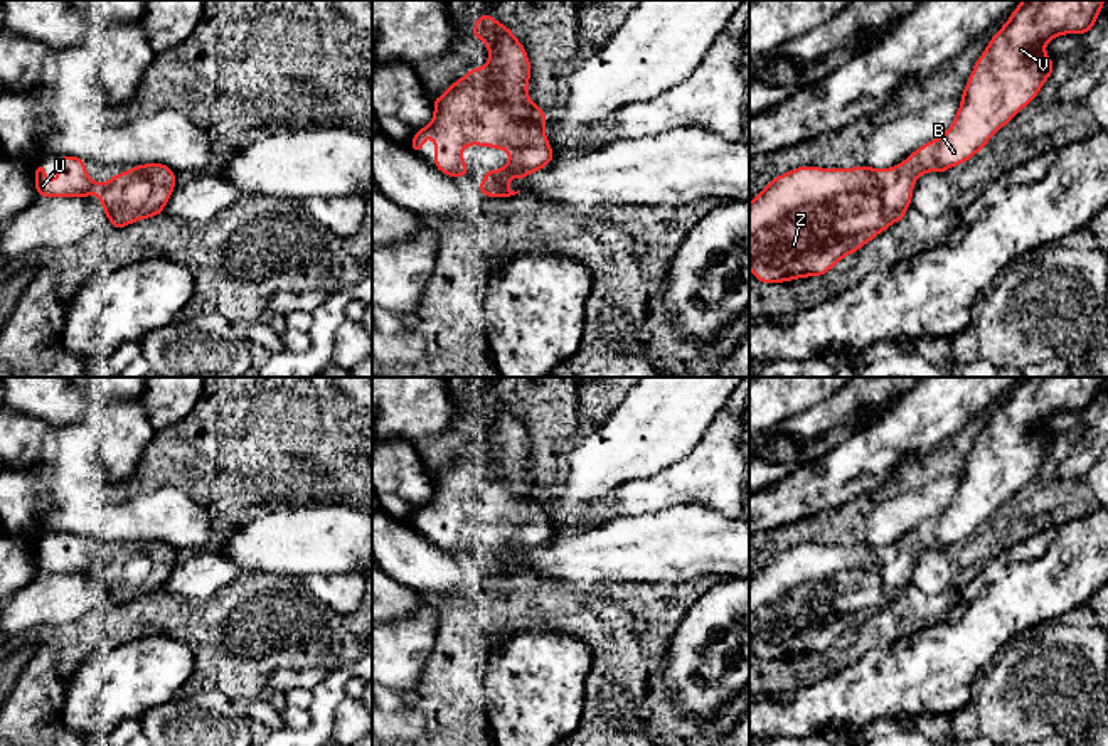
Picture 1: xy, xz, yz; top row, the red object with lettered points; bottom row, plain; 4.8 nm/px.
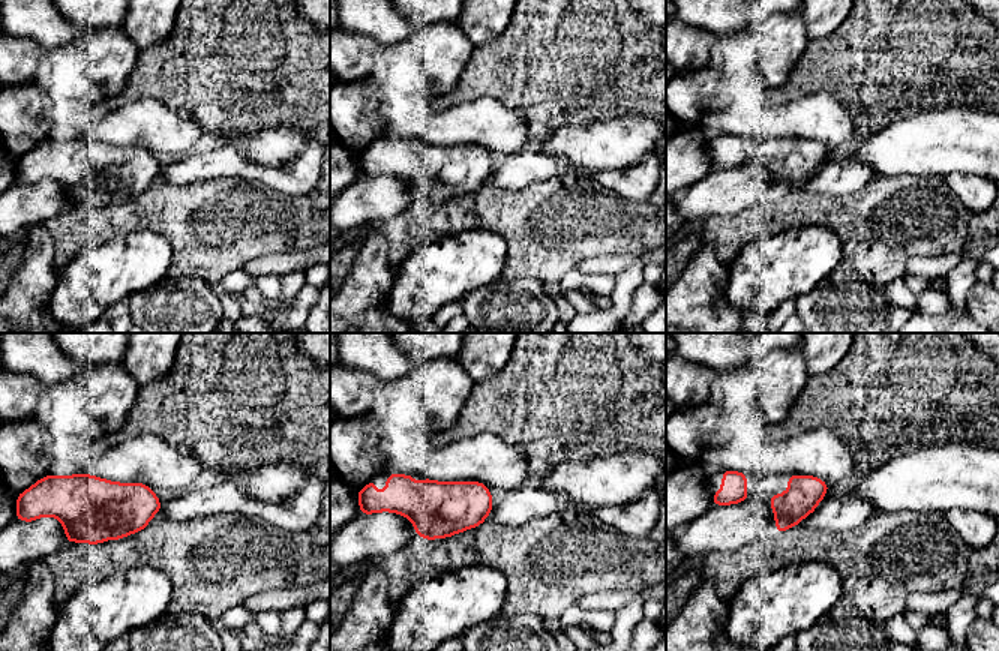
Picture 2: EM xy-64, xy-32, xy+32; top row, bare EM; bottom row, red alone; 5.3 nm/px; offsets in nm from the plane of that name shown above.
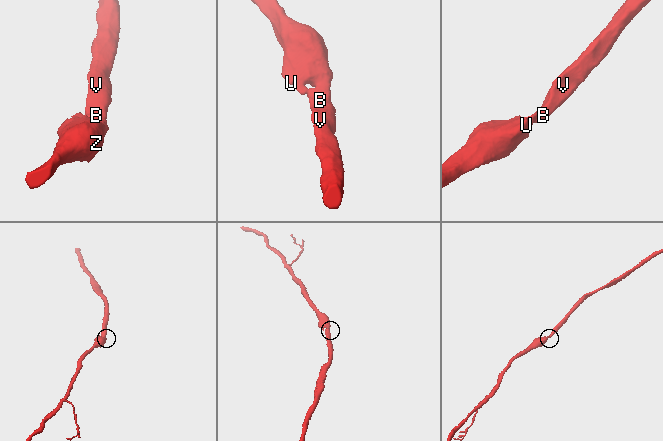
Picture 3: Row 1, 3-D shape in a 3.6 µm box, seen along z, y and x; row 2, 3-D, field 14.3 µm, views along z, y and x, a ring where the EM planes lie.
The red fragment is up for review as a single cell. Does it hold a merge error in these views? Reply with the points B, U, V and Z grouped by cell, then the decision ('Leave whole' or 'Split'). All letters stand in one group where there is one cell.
Groups: B U V Z. Leave whole

